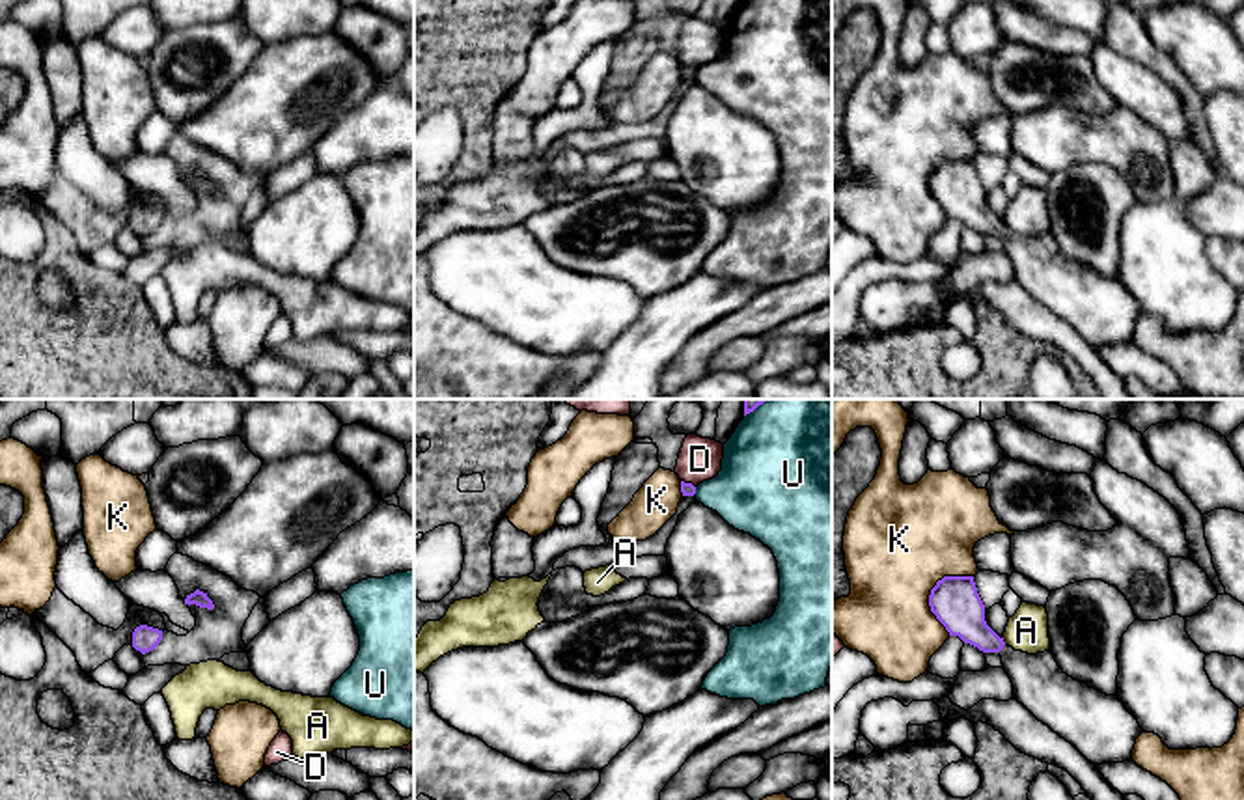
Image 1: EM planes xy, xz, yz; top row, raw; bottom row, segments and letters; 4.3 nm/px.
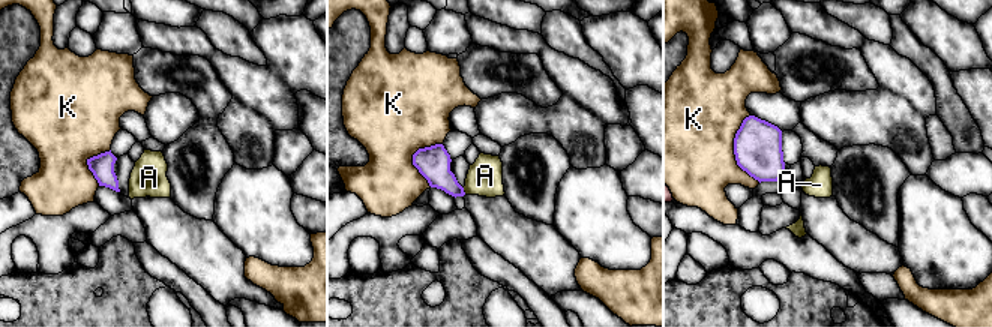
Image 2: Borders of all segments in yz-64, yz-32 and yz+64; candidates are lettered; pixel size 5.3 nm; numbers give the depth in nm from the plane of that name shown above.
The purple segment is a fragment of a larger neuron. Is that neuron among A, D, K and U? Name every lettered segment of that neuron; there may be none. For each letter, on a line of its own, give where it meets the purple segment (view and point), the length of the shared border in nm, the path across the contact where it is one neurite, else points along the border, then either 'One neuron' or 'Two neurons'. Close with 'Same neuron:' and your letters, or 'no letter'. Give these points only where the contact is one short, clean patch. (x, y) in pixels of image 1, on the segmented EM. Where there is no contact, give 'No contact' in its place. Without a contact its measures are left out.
A: Touches purple at yz (1004, 642). Shared border 40 nm. Boundary: yz (1002, 638), (1006, 644). Two neurons
D: Touches purple at xz (689, 483). Shared border 70 nm. Boundary: xz (681, 480), (694, 487). Two neurons
K: Touches purple at yz (931, 592). Shared border 280 nm. Two neurons
U: Touches purple at xz (756, 407). Shared border 130 nm. Two neurons
Same neuron: no letter

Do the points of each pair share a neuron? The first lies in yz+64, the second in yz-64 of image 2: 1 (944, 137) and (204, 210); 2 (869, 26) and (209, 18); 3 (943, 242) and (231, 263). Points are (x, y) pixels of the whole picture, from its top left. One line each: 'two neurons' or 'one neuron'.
1: two neurons
2: two neurons
3: two neurons

